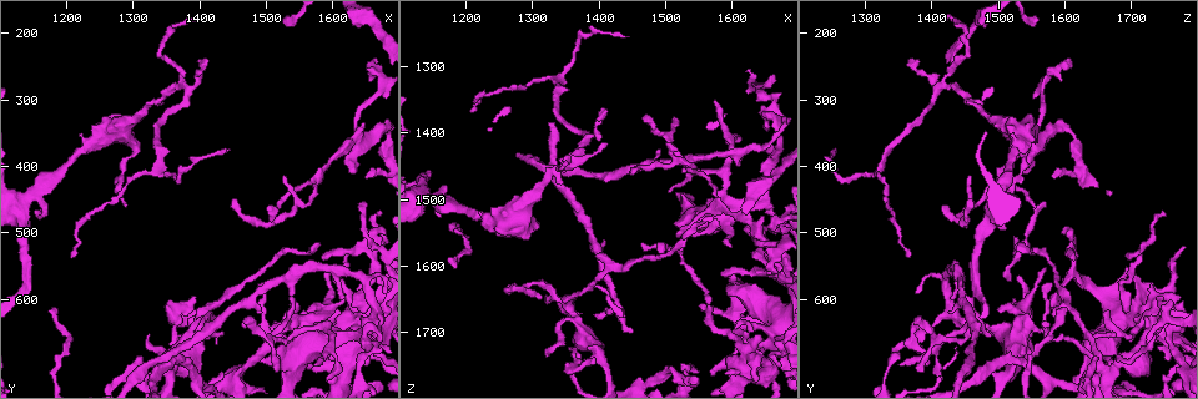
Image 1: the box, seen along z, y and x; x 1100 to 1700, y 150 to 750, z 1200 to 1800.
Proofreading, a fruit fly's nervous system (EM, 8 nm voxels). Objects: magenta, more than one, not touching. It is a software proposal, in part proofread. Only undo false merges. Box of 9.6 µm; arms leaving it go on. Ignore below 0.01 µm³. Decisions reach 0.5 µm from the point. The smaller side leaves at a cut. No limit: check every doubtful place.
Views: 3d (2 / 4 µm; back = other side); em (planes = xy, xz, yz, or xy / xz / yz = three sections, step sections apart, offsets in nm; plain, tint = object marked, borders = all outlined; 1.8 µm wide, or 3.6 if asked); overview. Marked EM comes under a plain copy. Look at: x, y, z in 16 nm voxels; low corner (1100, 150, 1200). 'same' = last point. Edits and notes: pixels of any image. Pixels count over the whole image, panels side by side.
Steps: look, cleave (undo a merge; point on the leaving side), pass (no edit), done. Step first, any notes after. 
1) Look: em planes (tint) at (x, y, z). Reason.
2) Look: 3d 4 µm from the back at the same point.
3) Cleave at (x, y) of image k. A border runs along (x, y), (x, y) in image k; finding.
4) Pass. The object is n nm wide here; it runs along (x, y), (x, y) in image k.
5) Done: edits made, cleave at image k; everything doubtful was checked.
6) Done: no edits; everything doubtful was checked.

Look: em 3.6 µm yz step 8 (borders) at (1595, 650, 1745). Sudden change in width.

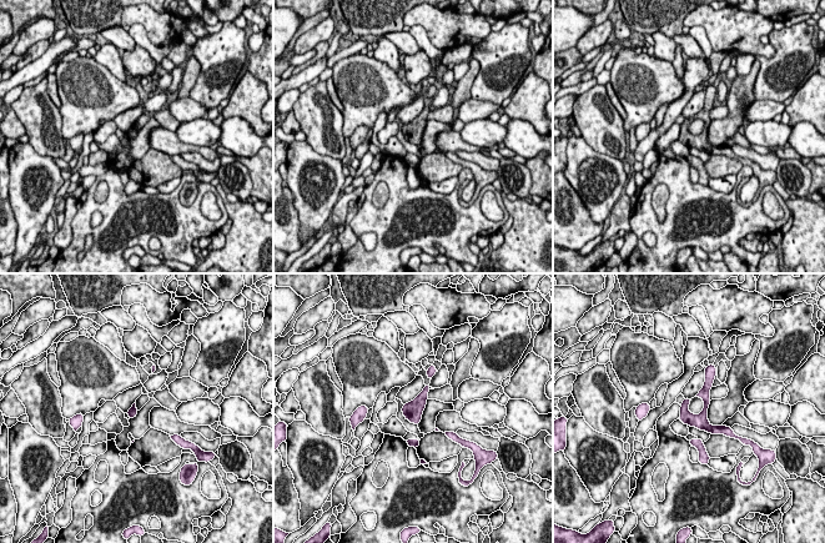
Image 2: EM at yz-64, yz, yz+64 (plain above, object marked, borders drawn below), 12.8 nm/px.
Pass. It runs along (708, 382), (704, 422), (724, 430) in image 2; all the same cell.

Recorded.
Look: em planes (tint) at (1665, 620, 1705). Sharp bend.

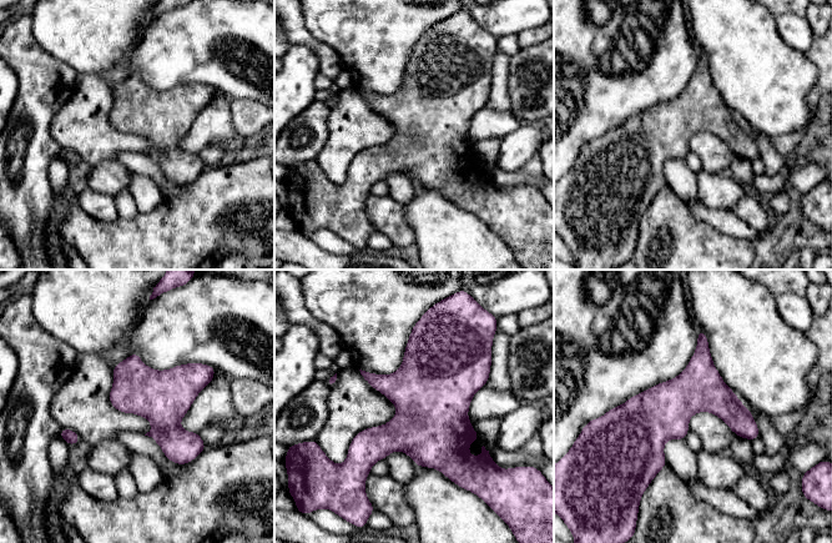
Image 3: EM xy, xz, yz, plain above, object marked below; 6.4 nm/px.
Pass. Continuous, no second cell.

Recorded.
Look: em yz step 4 (tint) at (1340, 395, 1325). Branch point.

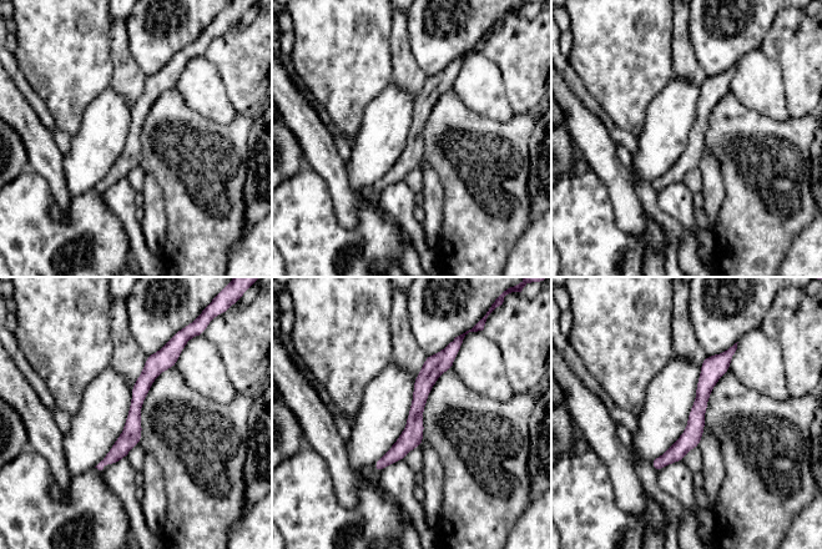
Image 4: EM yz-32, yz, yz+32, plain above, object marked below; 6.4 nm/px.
Look: em planes (tint) at the same point. Cut it another way.

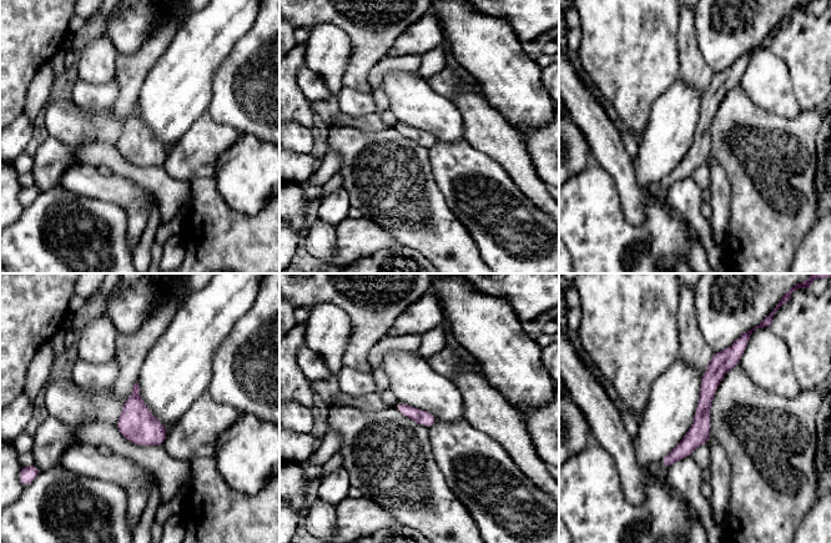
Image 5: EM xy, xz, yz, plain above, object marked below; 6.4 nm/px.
Pass. It runs along (738, 350), (665, 464) in image 5; continuous, no second cell.

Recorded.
Done: no edits; everything doubtful was checked.

